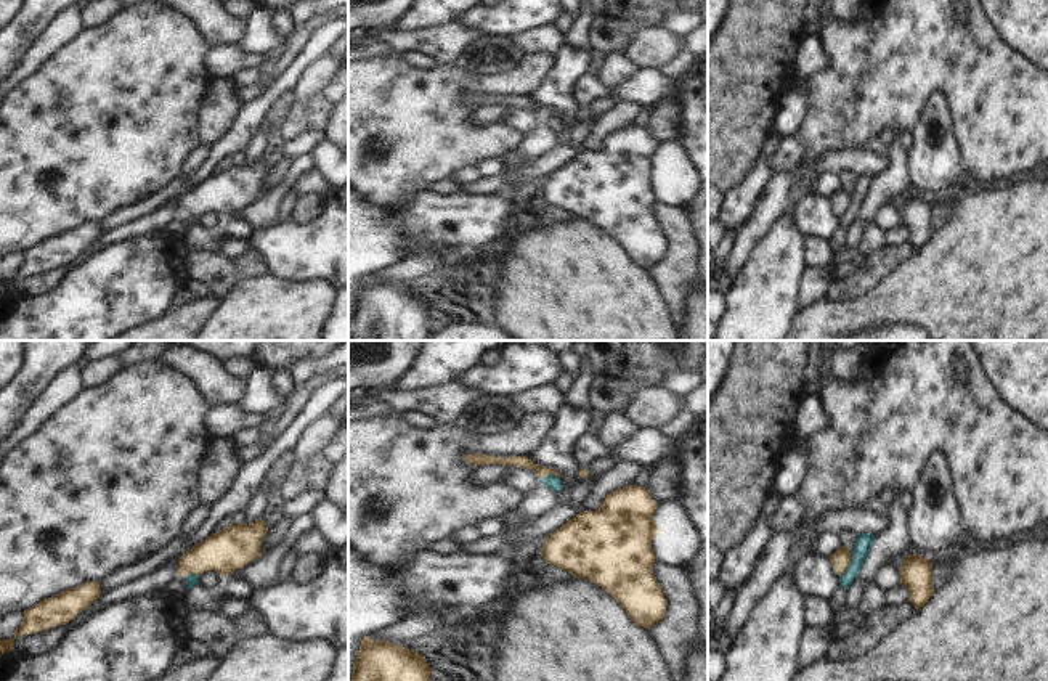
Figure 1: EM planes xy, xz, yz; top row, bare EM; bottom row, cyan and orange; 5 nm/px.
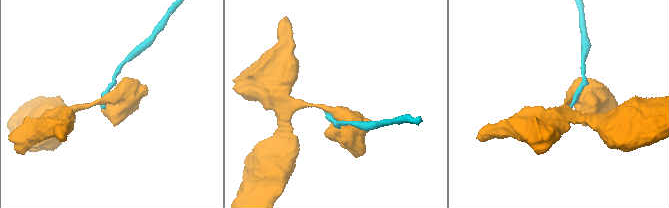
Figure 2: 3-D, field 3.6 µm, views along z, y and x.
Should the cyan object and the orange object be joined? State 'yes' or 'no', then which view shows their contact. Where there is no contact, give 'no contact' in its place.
no | yz

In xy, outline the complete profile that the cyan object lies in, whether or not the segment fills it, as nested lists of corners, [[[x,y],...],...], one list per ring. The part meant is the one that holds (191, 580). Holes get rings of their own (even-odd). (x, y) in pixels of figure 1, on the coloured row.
[[[188,575],[185,577],[188,583],[188,593],[185,594],[185,601],[189,609],[196,610],[218,610],[220,601],[228,596],[221,585],[213,588],[201,586],[197,583],[199,575]]]

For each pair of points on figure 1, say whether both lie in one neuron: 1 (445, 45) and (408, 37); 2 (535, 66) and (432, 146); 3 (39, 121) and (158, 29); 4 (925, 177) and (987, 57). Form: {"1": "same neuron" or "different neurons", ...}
{"1": "same neuron", "2": "same neuron", "3": "same neuron", "4": "different neurons"}

